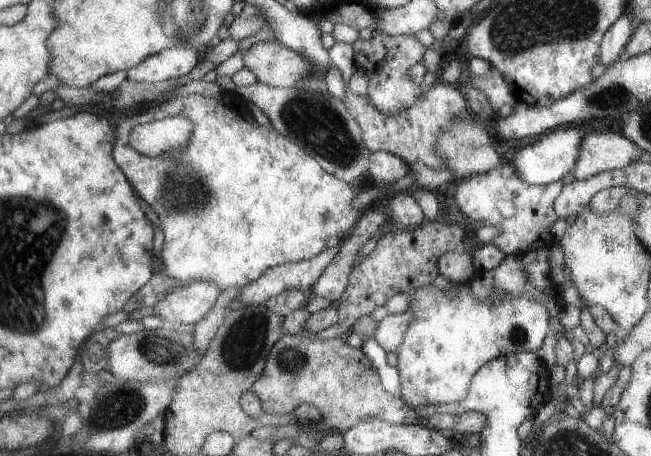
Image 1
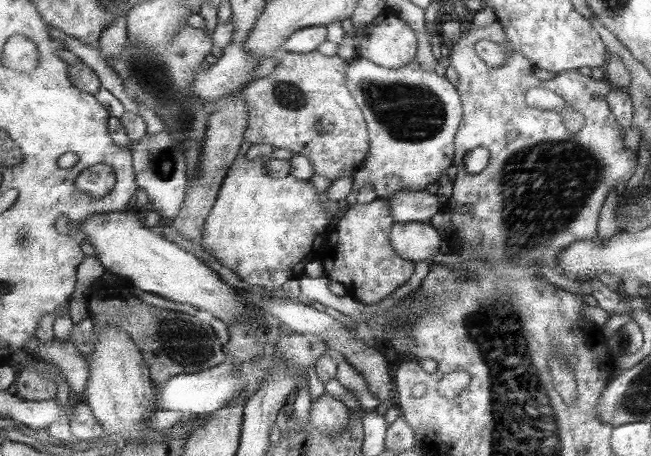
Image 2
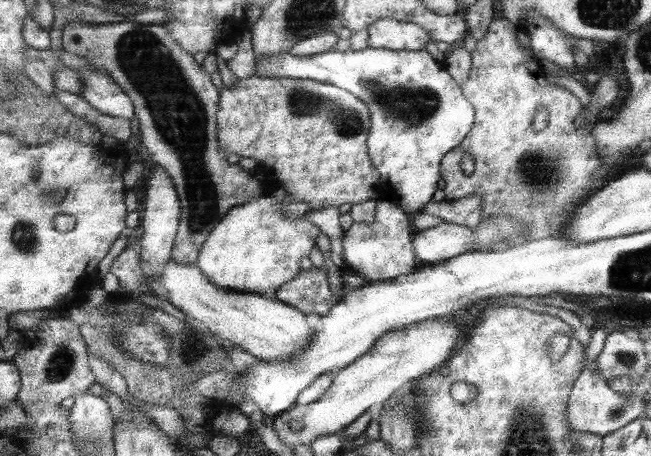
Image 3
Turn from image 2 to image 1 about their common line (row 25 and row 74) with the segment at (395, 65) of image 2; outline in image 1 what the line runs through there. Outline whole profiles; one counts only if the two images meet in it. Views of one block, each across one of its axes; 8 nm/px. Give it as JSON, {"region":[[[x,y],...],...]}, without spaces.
{"region":[[[377,34],[373,40],[357,40],[355,44],[355,52],[357,52],[357,64],[359,68],[367,70],[369,78],[371,78],[371,88],[369,88],[369,96],[371,102],[387,112],[389,116],[399,114],[401,110],[413,108],[421,94],[425,92],[423,84],[415,84],[413,78],[409,78],[409,70],[419,64],[427,52],[427,48],[413,36],[387,36],[387,34]]]}

